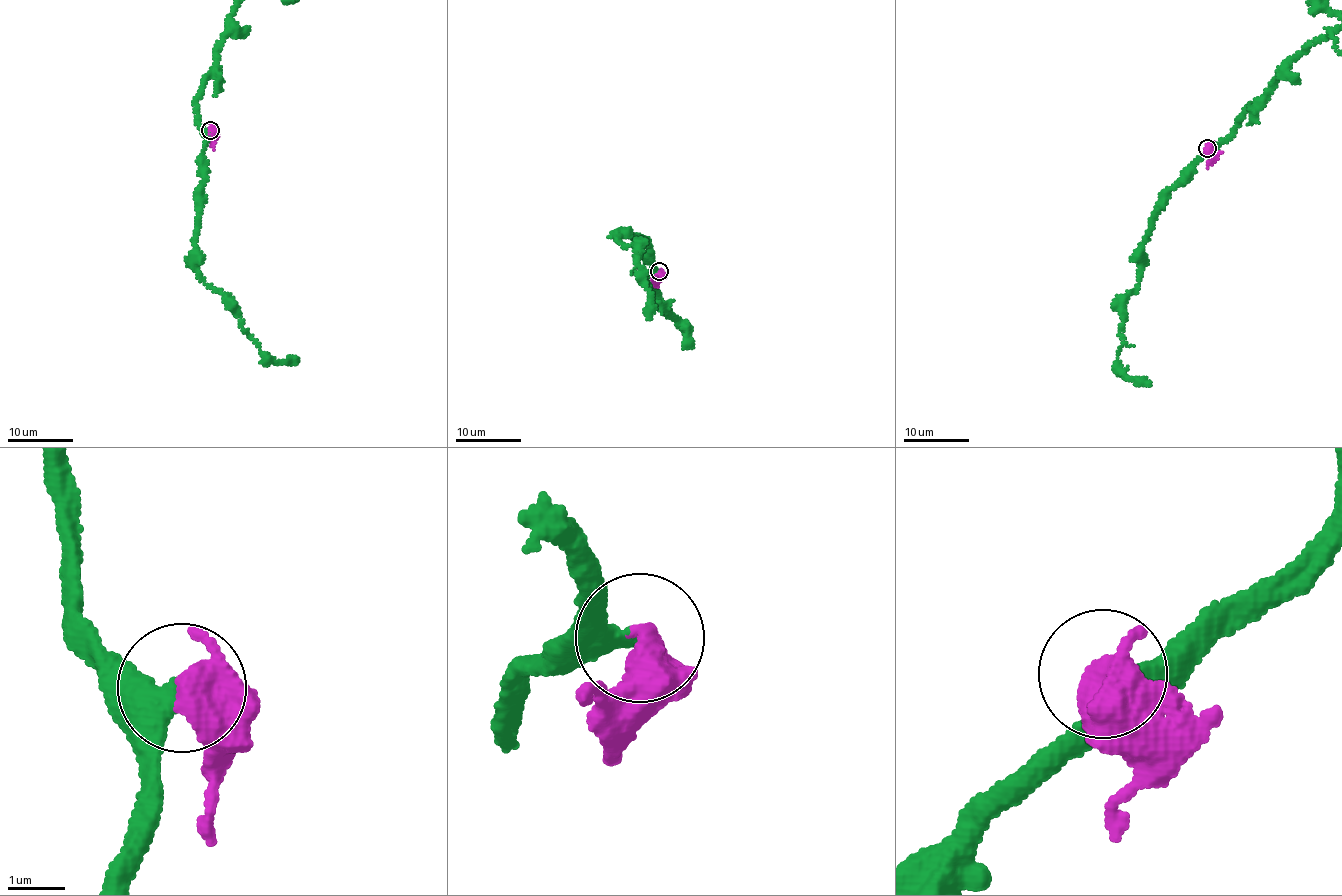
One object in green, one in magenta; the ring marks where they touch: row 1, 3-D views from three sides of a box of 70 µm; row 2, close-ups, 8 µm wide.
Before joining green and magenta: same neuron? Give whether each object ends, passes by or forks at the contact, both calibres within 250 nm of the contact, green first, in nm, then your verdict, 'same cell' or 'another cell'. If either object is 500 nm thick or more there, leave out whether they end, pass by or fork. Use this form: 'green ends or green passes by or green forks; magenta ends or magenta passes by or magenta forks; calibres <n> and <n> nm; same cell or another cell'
calibres 440 and 500 nm; same cell

